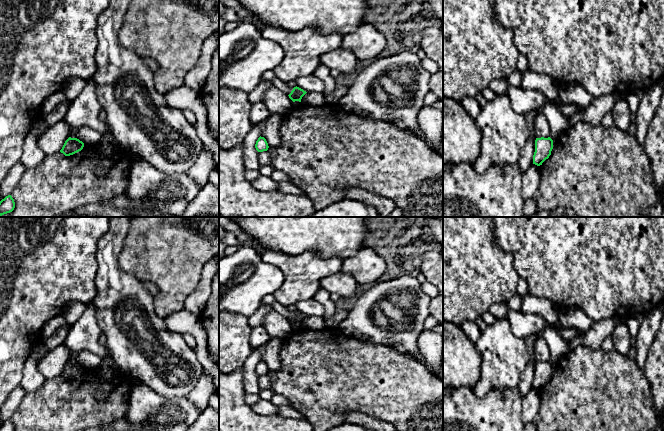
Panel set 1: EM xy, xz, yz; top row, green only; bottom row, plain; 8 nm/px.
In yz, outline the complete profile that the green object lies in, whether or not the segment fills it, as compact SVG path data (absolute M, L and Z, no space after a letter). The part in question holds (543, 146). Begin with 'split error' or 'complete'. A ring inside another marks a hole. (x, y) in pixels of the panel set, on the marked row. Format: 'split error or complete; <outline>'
complete; M536 138L535 140L535 152L533 155L533 164L540 166L549 158L553 149L553 140L548 138Z

